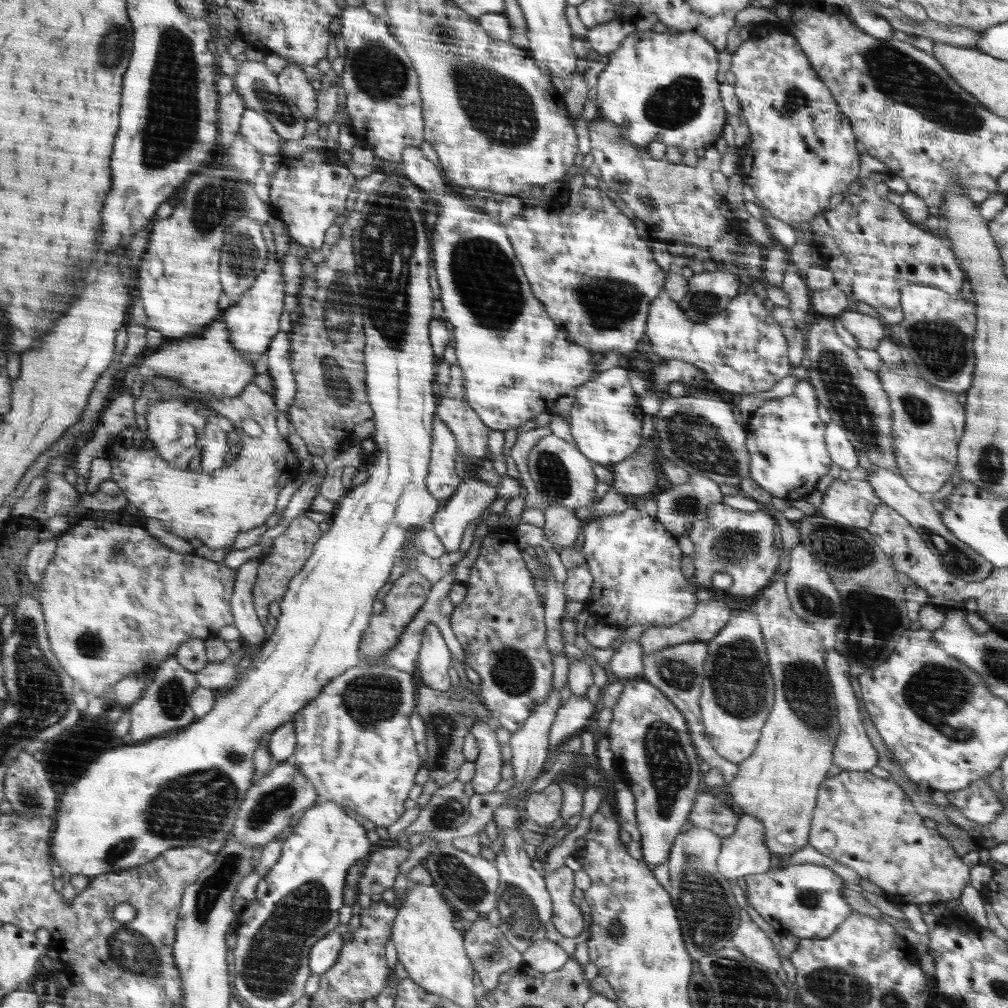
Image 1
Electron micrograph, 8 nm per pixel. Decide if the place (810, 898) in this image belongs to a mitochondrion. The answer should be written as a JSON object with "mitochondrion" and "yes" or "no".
{"mitochondrion":"yes"}

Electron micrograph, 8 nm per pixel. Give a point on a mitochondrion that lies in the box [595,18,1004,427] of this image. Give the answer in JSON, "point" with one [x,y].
{"point":[898,76]}

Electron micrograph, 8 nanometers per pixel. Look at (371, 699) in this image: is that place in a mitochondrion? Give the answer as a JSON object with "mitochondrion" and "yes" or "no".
{"mitochondrion":"yes"}

